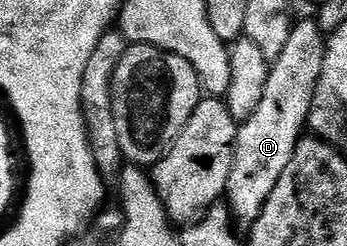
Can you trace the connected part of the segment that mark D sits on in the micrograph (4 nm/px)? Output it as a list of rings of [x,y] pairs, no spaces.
[[[312,18],[302,23],[301,20],[294,22],[291,38],[287,40],[283,53],[270,66],[263,101],[259,101],[255,113],[251,113],[251,117],[237,128],[231,177],[227,177],[224,198],[238,228],[248,229],[259,221],[259,213],[263,205],[267,205],[271,189],[275,189],[279,177],[283,177],[283,169],[287,169],[291,153],[295,153],[295,145],[306,134],[315,89],[323,73],[326,42],[326,32]]]

